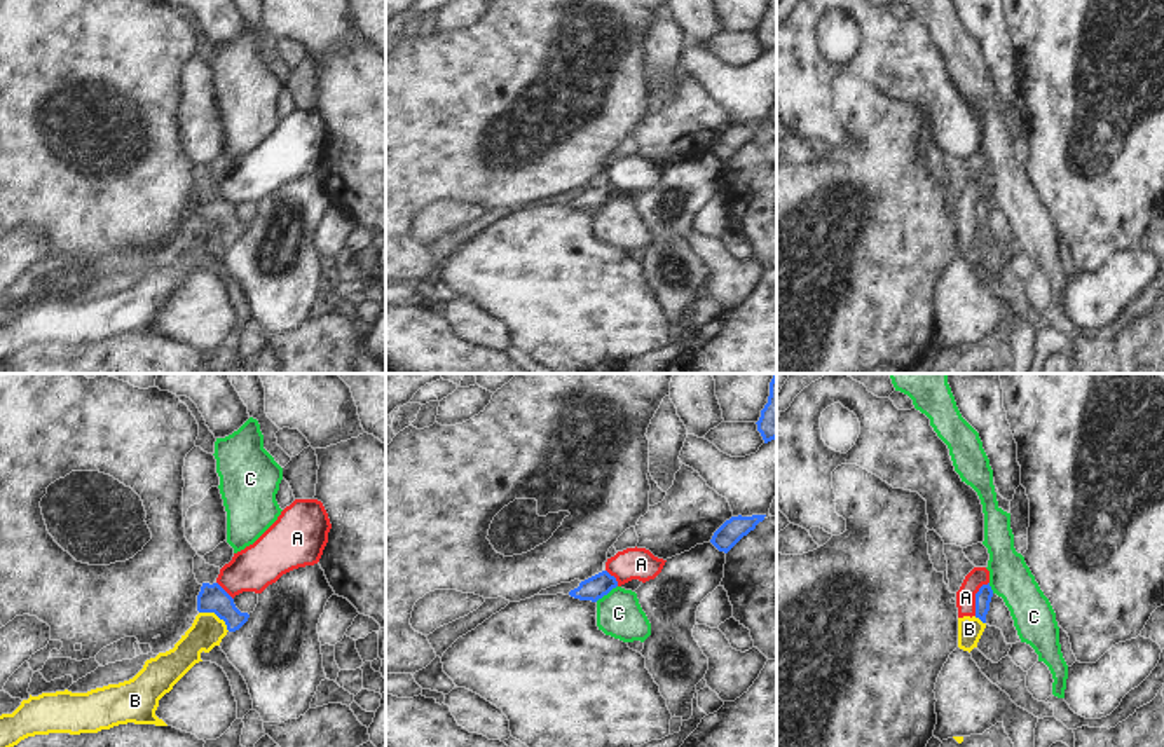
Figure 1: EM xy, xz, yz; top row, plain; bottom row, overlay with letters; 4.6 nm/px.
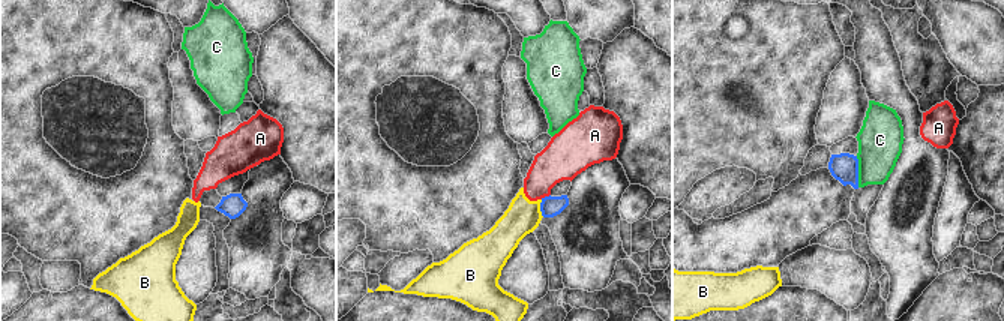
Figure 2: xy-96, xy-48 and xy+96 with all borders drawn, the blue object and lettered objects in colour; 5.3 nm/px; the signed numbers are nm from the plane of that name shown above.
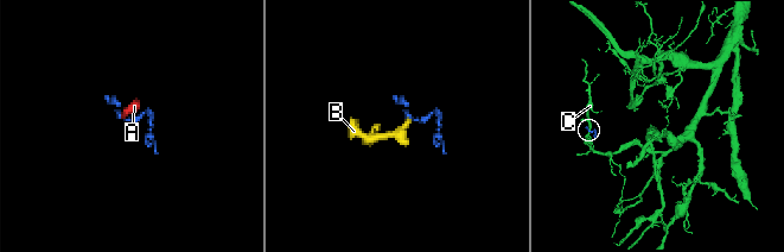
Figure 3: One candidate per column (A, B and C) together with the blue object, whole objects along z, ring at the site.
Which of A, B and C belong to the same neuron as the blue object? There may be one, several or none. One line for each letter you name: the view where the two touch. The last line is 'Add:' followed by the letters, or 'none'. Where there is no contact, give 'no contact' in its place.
Add: none

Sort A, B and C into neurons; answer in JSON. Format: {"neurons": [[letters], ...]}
{"neurons": [["A", "B"], ["C"]]}

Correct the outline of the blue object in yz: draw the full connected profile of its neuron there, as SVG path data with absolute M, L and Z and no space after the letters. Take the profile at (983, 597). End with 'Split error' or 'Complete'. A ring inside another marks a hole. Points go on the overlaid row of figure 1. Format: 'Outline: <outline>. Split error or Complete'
Outline: M989 583L983 585L976 593L976 618L979 618L983 623L986 623L986 614L989 611L991 597L993 597L993 590Z. Complete.

